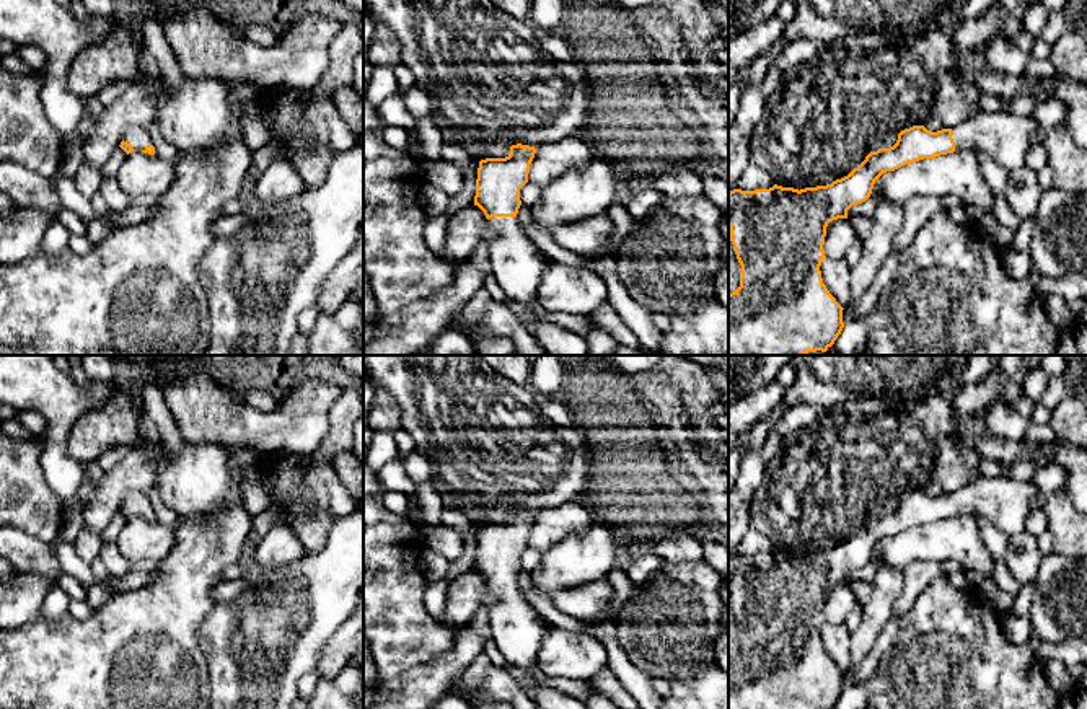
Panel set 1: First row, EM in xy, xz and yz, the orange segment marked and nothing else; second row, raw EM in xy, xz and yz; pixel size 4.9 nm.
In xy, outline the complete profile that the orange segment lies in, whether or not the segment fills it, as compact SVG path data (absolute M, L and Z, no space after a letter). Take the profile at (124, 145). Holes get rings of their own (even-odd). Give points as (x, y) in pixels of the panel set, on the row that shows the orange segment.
M127 127L119 145L127 155L132 152L143 152L155 155L155 147L152 143L147 127Z

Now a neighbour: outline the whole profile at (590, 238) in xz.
M600 214L587 220L559 223L552 227L551 235L557 244L579 256L600 258L610 251L613 230L610 215Z

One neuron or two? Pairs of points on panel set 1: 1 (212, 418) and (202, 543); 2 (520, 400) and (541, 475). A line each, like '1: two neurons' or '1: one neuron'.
1: two neurons
2: one neuron

